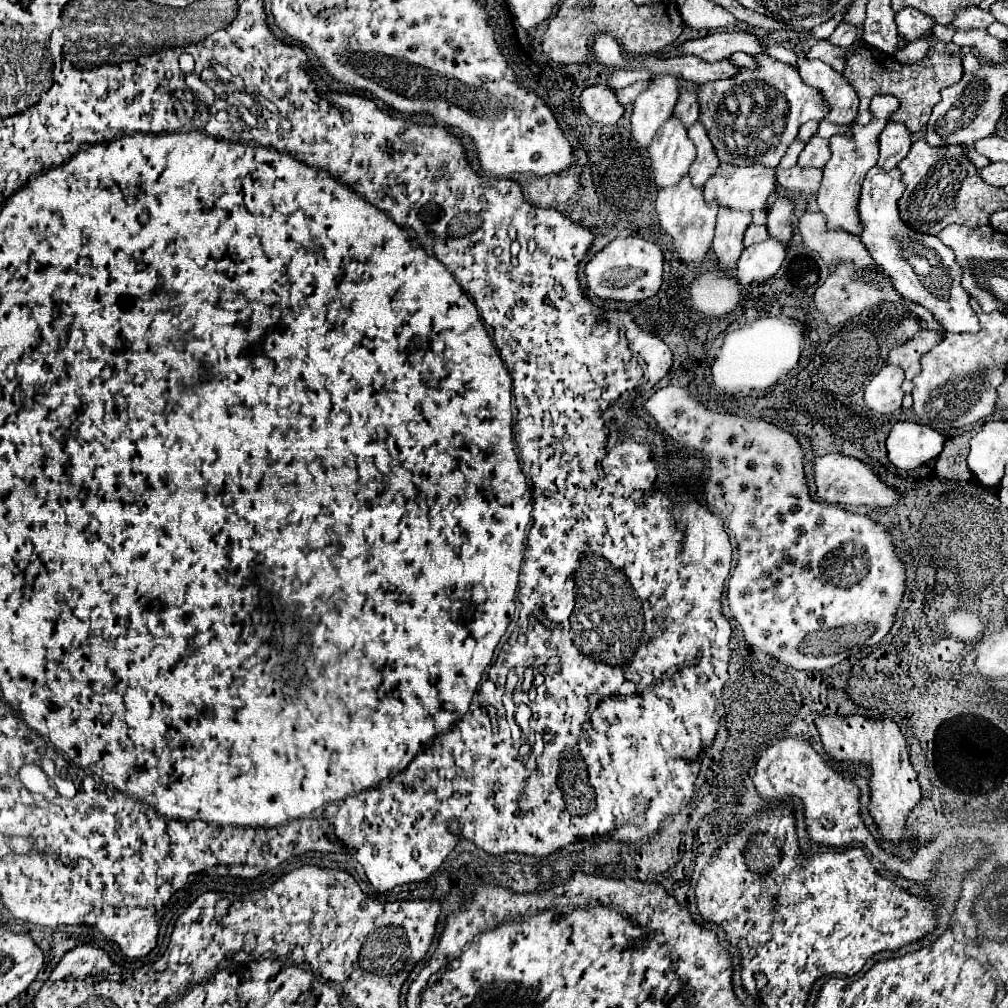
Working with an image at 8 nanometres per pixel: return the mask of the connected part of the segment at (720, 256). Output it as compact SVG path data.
M719 209L715 237L713 237L713 253L717 257L717 265L721 271L729 271L739 261L743 251L743 233L751 223L751 215L743 211Z

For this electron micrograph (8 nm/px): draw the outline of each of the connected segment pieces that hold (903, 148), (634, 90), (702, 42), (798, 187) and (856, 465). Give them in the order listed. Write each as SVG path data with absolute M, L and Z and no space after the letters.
M887 123L879 135L879 161L877 167L889 171L911 149L911 133L903 123Z
M637 81L637 83L633 83L633 85L625 87L625 89L615 91L615 95L617 95L617 99L619 99L619 103L621 103L623 107L629 107L629 105L635 101L635 97L637 97L641 91L645 91L647 87L649 87L649 81Z
M721 31L721 33L709 33L701 39L691 39L681 45L677 45L679 55L695 55L707 61L719 61L729 57L735 51L745 51L749 55L761 53L763 45L755 39L751 33L743 31Z
M797 165L787 171L779 171L777 177L783 189L793 193L803 193L803 195L815 195L823 181L821 169L801 169Z
M831 453L817 457L813 461L817 497L829 505L867 505L867 507L889 507L899 499L899 493L879 481L879 477L861 461L845 457L841 453Z

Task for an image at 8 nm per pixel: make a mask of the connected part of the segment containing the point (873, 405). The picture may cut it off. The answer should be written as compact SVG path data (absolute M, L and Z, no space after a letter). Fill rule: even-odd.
M885 365L865 387L863 393L865 407L879 415L889 415L897 411L903 401L901 383L903 383L903 371L899 367Z

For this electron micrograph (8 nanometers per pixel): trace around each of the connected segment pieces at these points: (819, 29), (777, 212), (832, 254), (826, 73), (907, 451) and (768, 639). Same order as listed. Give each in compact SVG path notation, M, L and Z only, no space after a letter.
M837 13L837 15L835 15L829 21L813 28L811 30L811 35L817 40L827 39L840 24L844 14L845 13Z
M779 199L767 215L769 237L779 239L779 243L785 243L785 245L791 239L791 211L793 211L793 203L787 199Z
M803 213L797 231L803 237L805 247L817 251L829 267L841 261L853 261L857 269L869 269L875 265L855 235L847 231L827 231L821 213Z
M799 57L799 75L803 83L815 87L825 101L825 107L829 109L825 115L825 121L837 123L837 125L849 125L857 115L857 93L853 87L843 79L841 73L835 73L829 65L813 59Z
M901 421L895 423L887 437L889 461L899 469L917 469L943 451L945 437L931 427Z
M656 385L643 396L637 396L633 410L638 415L647 411L675 441L666 440L665 449L669 453L676 454L678 450L699 453L707 463L711 463L703 483L703 497L707 507L731 521L730 542L737 544L731 563L735 571L727 593L729 578L726 580L721 597L722 613L731 624L732 631L737 631L741 625L751 649L763 651L779 663L803 671L829 669L835 663L857 655L861 649L879 643L893 625L893 615L905 589L903 563L895 555L889 533L865 515L815 503L809 497L803 473L803 449L787 431L765 421L709 411L683 387L666 386L660 389L662 387Z

